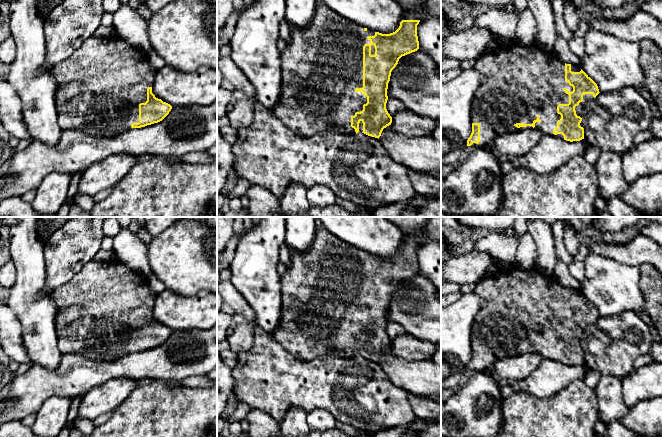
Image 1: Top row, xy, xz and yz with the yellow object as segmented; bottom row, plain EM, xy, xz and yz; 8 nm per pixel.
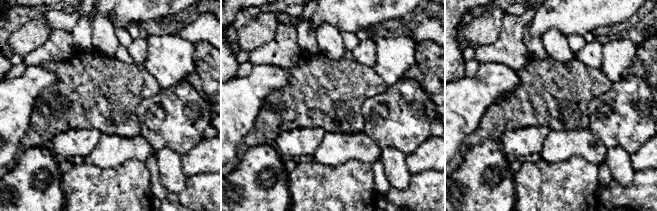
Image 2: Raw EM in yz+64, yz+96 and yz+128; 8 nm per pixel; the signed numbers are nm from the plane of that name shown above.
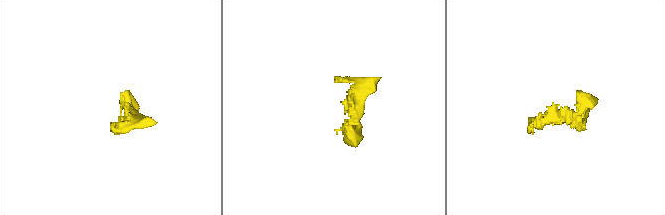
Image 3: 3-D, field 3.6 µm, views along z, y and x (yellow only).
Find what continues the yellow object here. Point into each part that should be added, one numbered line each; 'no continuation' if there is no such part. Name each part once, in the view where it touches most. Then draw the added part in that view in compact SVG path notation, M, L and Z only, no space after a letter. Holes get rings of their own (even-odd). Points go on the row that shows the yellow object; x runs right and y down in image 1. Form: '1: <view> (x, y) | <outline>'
1: xz (432, 7) | M426 0L423 8L405 10L403 20L424 20L428 16L441 17L441 0Z
2: xz (322, 65) | M324 3L317 5L313 18L307 27L291 27L291 41L280 54L282 61L281 96L271 113L294 132L303 136L314 136L320 132L337 134L356 134L351 127L351 117L363 110L367 97L356 88L363 87L363 46L370 44L368 36L375 32L356 24L336 12Z

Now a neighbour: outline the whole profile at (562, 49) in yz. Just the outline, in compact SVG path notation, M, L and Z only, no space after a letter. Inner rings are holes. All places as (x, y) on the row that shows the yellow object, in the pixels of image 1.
M557 34L554 53L564 63L580 65L580 58L570 49L569 42Z

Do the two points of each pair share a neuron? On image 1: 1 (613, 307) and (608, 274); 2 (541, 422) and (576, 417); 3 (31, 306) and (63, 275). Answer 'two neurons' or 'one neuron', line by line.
1: one neuron
2: one neuron
3: two neurons

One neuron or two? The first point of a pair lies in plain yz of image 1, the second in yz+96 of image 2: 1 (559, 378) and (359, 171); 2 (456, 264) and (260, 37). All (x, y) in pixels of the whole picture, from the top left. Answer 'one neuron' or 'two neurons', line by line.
1: two neurons
2: one neuron

